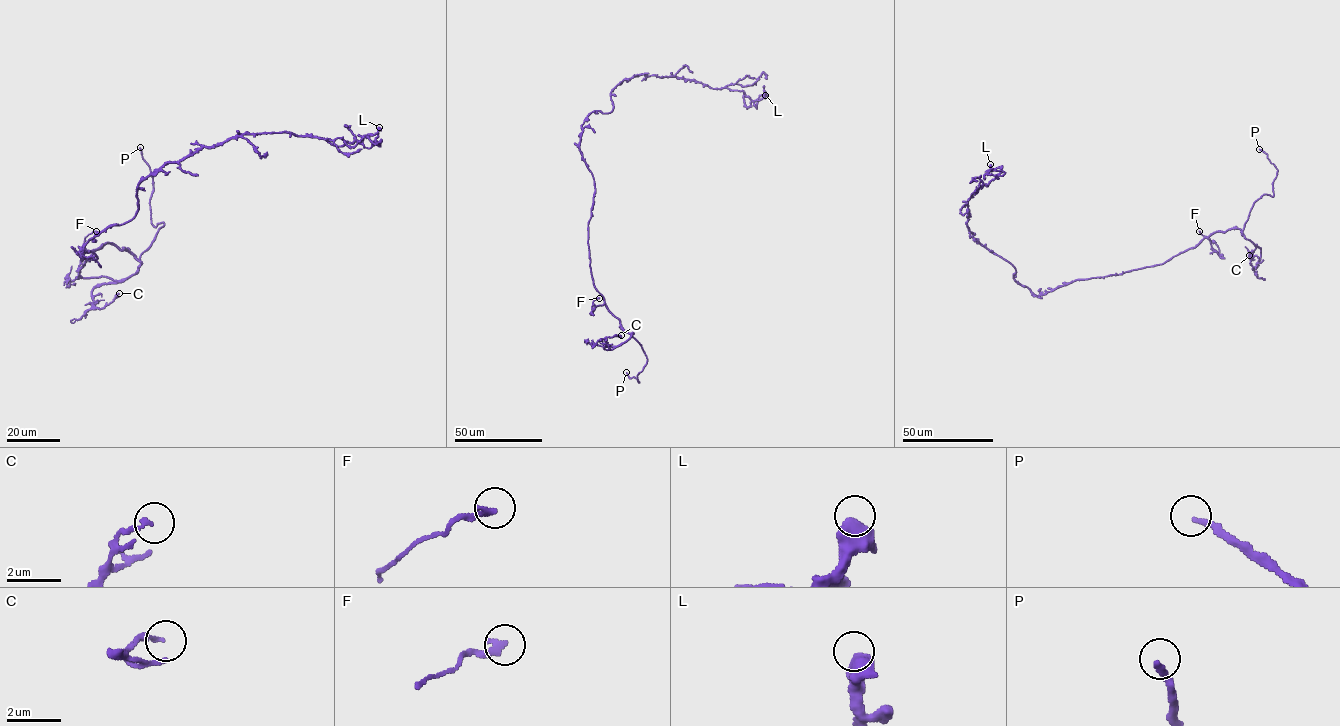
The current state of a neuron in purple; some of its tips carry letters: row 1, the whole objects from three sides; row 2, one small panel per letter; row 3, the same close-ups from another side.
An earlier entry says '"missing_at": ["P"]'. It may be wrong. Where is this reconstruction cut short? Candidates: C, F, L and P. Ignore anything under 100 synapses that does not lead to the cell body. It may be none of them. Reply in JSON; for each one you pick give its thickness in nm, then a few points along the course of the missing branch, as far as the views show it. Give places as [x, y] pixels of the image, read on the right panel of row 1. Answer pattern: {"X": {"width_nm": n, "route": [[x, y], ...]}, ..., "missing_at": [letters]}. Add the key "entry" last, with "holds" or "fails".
{"P": {"width_nm": 220, "route": [[1259, 149], [1246, 143], [1232, 126]]}, "missing_at": ["P"], "entry": "holds"}

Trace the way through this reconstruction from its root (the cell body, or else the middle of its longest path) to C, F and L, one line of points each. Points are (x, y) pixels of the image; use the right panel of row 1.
C: (1064, 285), (1162, 264), (1220, 230), (1240, 230), (1260, 248), (1260, 261), (1252, 268), (1249, 255)
F: (1064, 285), (1078, 279), (1121, 274), (1162, 264), (1194, 247), (1205, 237), (1218, 254), (1217, 246), (1199, 231)
L: (1064, 285), (1035, 295), (1018, 284), (1013, 266), (973, 236), (969, 199), (1004, 173), (990, 164)

